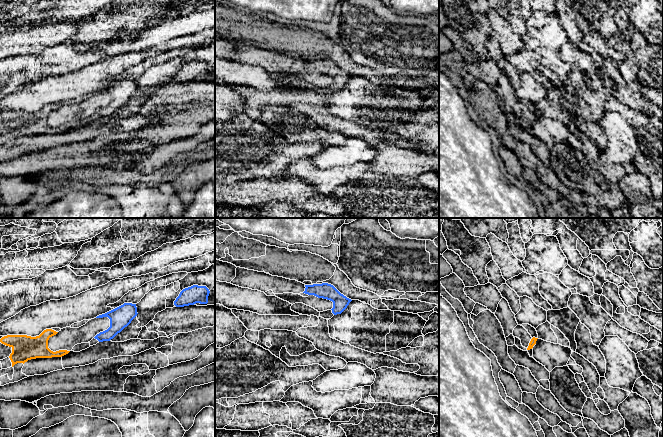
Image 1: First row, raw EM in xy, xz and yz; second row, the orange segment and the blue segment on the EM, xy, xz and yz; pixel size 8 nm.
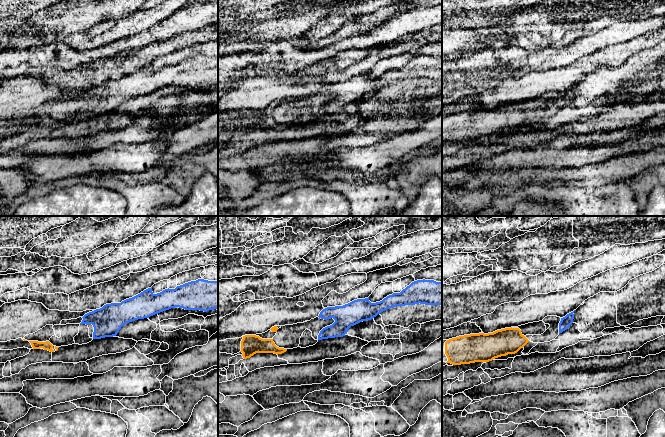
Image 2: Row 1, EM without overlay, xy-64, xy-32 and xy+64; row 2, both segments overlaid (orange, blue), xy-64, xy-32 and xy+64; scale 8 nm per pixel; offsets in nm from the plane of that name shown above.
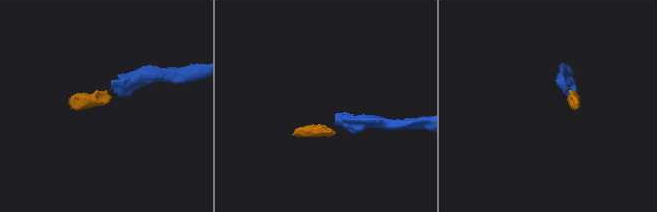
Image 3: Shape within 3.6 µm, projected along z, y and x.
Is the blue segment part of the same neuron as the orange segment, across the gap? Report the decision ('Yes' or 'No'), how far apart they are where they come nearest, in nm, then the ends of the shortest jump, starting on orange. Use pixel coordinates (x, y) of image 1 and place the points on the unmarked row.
Yes. Distance 220 nm. Across: xy (69, 127), (94, 113)

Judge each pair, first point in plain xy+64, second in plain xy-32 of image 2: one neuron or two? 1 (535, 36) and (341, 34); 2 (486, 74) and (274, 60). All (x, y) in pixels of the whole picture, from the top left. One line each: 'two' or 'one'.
1: two
2: one

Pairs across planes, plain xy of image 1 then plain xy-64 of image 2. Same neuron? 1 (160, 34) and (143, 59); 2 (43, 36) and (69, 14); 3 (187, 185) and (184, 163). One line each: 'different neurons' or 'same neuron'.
1: different neurons
2: same neuron
3: same neuron

